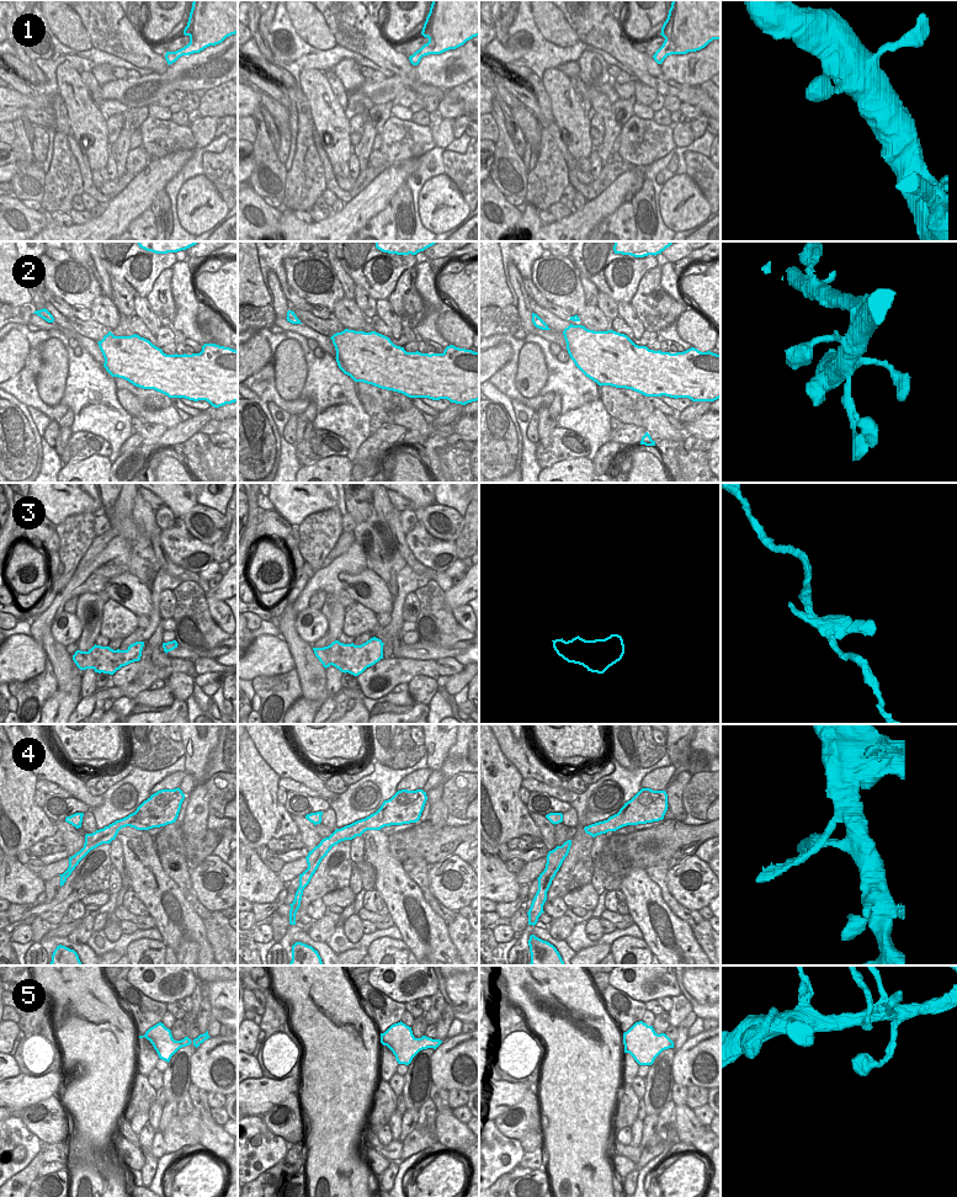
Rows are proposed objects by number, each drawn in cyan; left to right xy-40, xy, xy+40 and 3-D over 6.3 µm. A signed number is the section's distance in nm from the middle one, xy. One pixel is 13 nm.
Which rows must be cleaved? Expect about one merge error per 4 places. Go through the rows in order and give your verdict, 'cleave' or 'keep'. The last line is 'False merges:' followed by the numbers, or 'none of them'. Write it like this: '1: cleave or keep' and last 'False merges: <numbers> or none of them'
1: keep
2: keep
3: cleave
4: keep
5: keep
False merges: 3

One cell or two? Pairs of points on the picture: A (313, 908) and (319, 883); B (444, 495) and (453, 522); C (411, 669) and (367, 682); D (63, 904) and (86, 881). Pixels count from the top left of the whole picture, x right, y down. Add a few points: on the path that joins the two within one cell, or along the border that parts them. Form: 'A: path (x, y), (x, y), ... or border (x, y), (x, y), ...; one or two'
A: border (320, 897), (308, 905), (306, 914); two
B: border (436, 503), (453, 507), (463, 517); two
C: path (400, 670), (378, 675); one
D: path (69, 898), (80, 887); one

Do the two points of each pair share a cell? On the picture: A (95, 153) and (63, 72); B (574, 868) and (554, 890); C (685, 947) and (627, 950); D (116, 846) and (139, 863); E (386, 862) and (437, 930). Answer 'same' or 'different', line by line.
A: same
B: same
C: different
D: different
E: same

